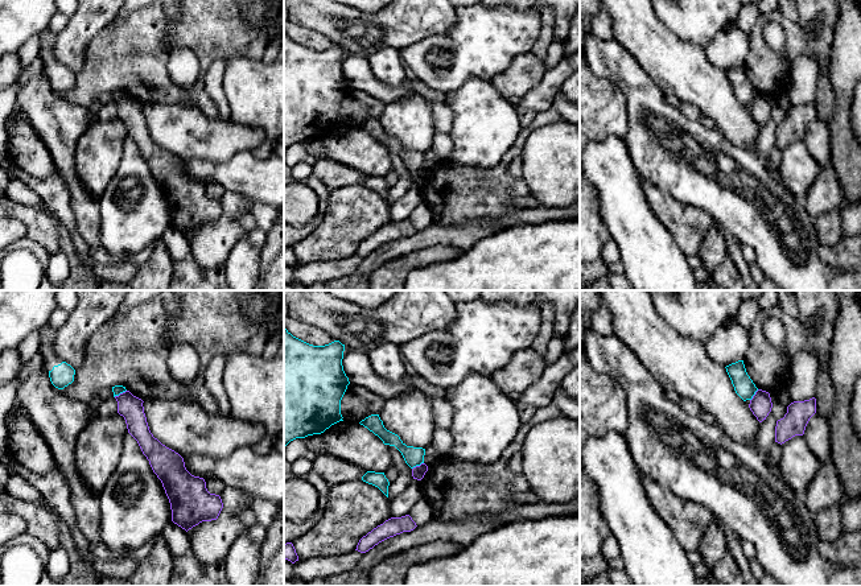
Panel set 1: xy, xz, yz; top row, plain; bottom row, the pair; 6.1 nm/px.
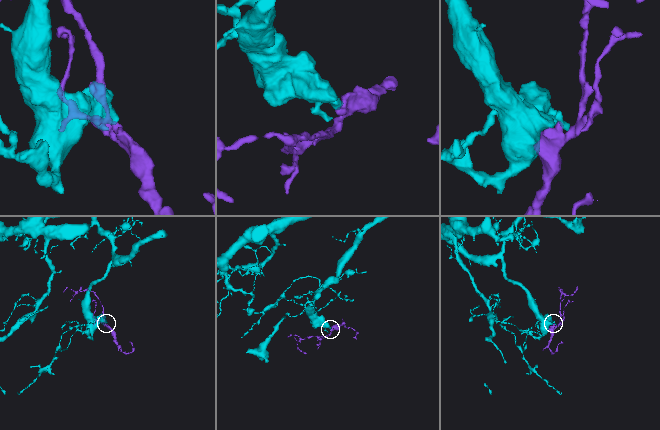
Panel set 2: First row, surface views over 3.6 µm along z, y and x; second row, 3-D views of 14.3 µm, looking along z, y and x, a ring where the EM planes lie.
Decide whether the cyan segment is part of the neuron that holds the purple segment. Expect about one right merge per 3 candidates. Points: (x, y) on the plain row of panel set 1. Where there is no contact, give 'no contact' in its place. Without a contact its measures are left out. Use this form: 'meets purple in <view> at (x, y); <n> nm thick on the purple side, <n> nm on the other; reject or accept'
meets purple in xy at (120, 98); 150 nm thick on the purple side, 60 nm on the other; reject

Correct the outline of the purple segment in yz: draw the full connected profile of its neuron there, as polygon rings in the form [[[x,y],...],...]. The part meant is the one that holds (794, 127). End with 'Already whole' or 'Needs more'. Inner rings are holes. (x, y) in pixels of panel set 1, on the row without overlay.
[[[816,103],[794,106],[787,117],[776,125],[775,146],[784,148],[795,140],[803,140],[809,123],[816,117]]]. Already whole

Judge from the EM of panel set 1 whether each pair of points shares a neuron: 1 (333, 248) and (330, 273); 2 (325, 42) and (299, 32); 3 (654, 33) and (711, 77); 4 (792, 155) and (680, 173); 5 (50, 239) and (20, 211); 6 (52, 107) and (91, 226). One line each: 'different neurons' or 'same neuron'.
1: different neurons
2: same neuron
3: same neuron
4: different neurons
5: same neuron
6: same neuron

